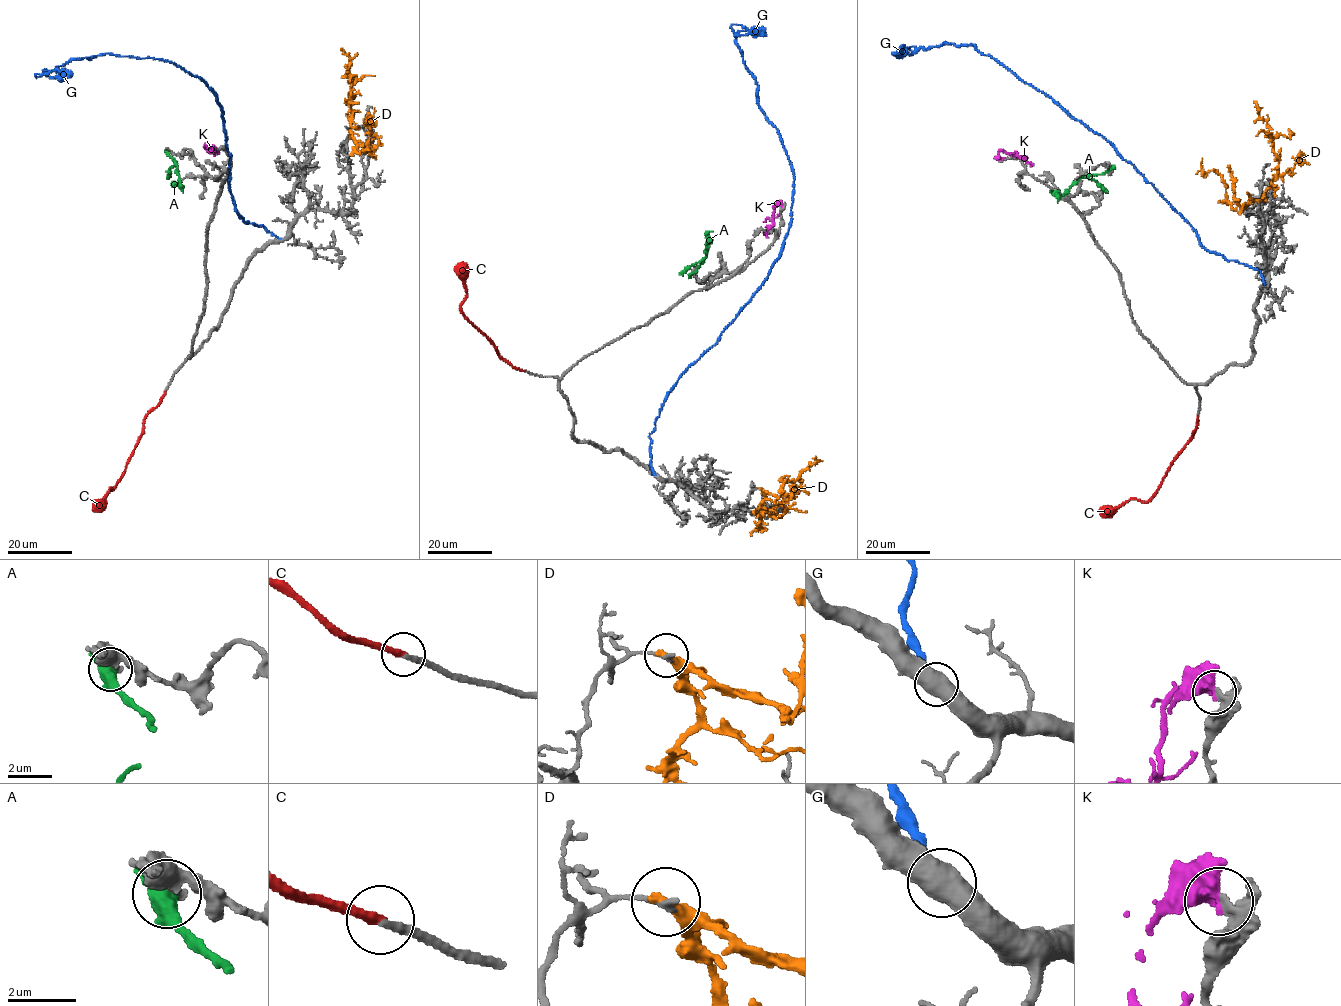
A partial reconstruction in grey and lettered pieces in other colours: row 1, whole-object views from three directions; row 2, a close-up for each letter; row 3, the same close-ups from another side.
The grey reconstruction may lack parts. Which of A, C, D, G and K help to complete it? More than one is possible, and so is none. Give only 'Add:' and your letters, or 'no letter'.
Add: C

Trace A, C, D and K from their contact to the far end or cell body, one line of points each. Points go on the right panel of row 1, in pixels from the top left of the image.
A: (1112, 167), (1104, 173), (1082, 176), (1061, 195), (1050, 191)
C: (1197, 417), (1191, 438), (1148, 500), (1129, 499), (1105, 515), (1101, 514)
D: (1244, 207), (1251, 200), (1262, 198), (1278, 172), (1267, 120), (1259, 117), (1253, 102)
K: (998, 158), (999, 151), (1002, 150), (1033, 165)

